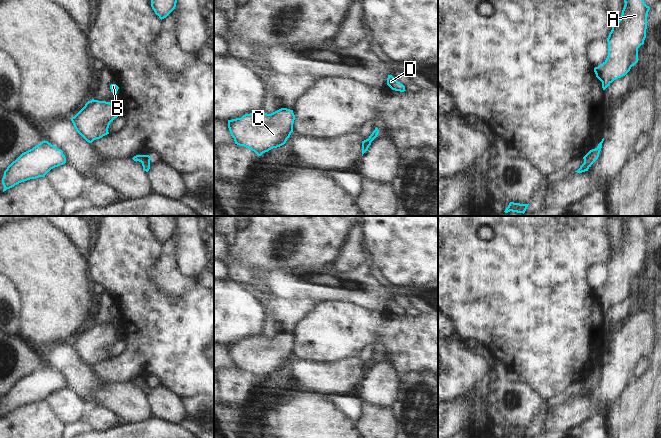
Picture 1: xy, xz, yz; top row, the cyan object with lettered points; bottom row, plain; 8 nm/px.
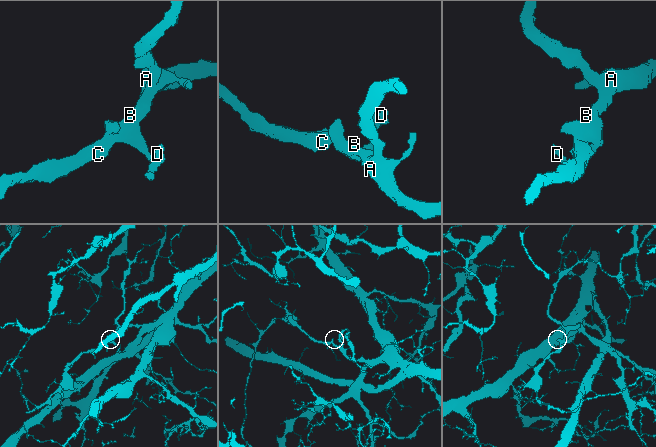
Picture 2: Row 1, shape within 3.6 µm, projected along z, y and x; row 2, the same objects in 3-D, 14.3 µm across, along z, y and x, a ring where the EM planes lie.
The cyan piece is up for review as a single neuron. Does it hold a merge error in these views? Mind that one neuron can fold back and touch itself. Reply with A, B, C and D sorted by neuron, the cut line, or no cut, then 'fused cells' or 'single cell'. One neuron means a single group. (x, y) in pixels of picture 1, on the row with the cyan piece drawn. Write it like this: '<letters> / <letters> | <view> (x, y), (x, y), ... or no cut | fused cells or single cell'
A B C D | no cut | single cell

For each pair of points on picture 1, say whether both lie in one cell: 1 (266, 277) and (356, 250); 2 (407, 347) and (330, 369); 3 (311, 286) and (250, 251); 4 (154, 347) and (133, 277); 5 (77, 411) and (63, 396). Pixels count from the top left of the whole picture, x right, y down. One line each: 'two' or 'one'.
1: two
2: two
3: two
4: one
5: one

